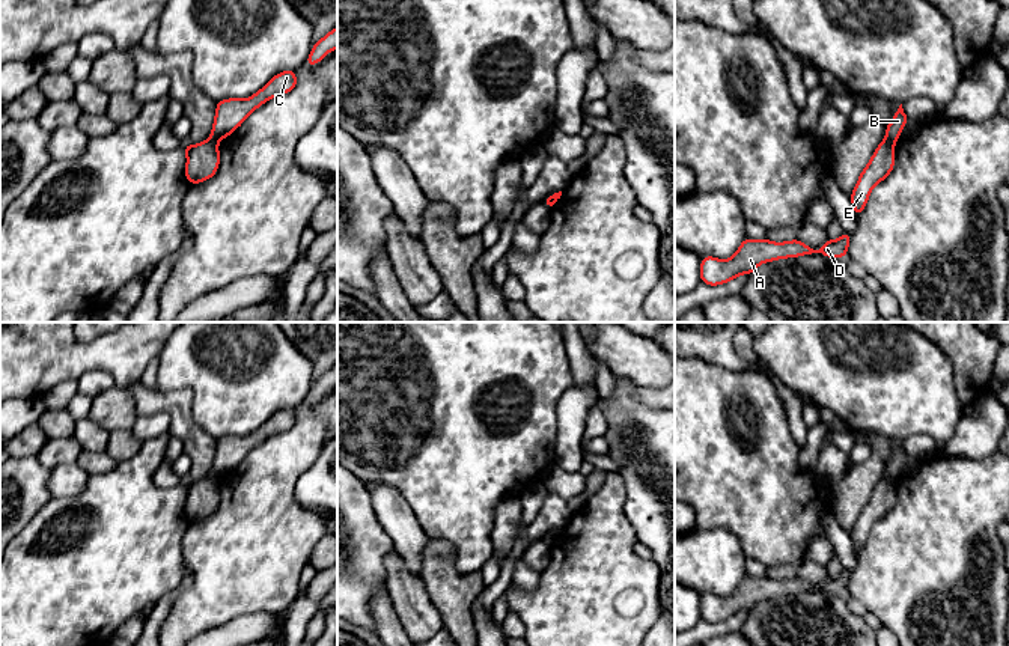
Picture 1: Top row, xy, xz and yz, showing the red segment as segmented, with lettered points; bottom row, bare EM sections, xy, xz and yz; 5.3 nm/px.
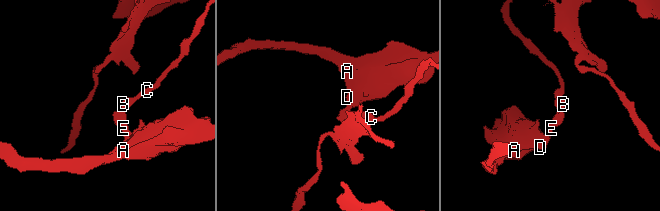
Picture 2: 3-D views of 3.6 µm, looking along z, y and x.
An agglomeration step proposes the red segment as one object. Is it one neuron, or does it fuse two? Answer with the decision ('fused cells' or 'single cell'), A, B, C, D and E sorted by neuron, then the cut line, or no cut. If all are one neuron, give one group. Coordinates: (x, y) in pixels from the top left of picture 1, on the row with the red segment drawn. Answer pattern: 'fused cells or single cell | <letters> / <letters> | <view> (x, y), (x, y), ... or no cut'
fused cells | A D E / B C | yz (886, 139), (893, 143)

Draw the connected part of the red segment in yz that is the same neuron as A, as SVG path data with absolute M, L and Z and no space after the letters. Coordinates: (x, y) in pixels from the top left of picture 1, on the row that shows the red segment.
M843 232L837 241L828 238L819 250L810 248L797 238L786 242L745 238L738 251L727 261L720 261L714 256L702 257L700 282L709 286L723 285L741 274L751 274L764 262L812 253L828 257L846 257L851 238Z

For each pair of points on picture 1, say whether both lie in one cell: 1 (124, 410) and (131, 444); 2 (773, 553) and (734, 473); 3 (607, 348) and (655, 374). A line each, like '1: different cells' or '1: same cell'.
1: same cell
2: same cell
3: same cell

